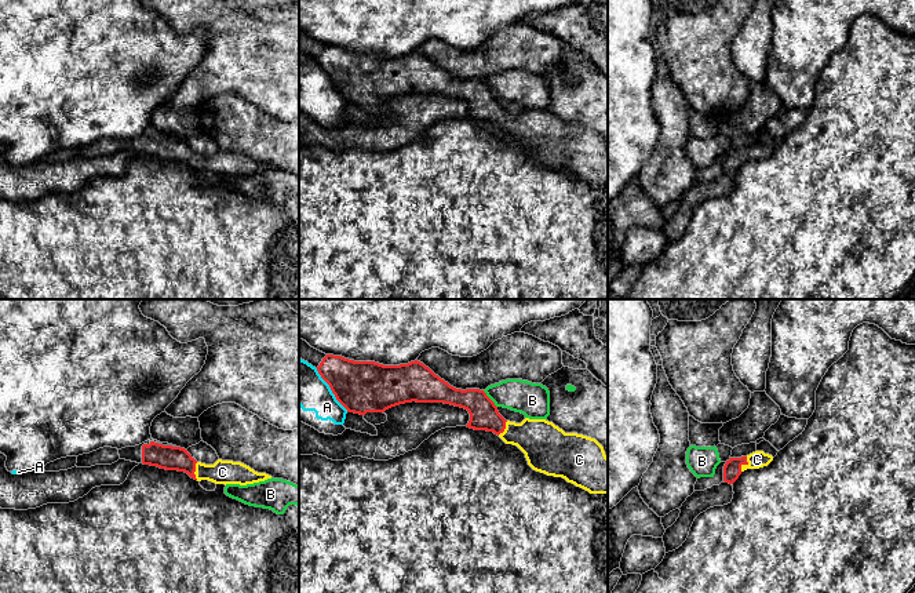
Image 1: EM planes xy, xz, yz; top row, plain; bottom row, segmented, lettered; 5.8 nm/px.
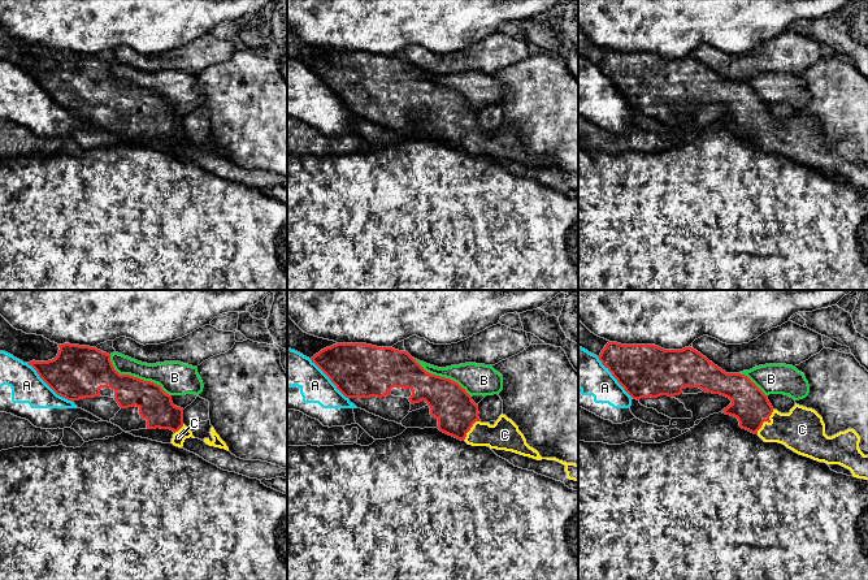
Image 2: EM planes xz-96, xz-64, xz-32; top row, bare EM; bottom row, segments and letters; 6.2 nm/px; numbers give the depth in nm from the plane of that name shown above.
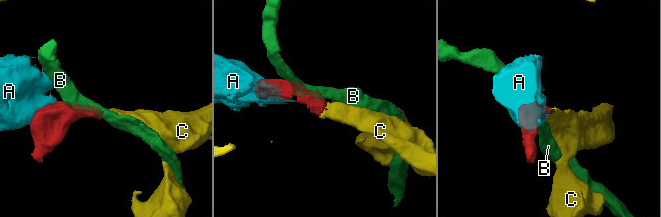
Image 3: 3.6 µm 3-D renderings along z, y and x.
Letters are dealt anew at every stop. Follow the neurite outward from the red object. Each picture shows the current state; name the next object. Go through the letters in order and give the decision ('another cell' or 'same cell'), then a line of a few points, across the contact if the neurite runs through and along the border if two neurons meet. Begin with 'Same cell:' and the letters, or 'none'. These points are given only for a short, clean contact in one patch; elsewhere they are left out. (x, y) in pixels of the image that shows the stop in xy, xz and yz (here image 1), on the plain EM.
Same cell: C
A: another cell
B: another cell
C: same cell; line yz (732, 160), (736, 156), (744, 155), (757, 151)

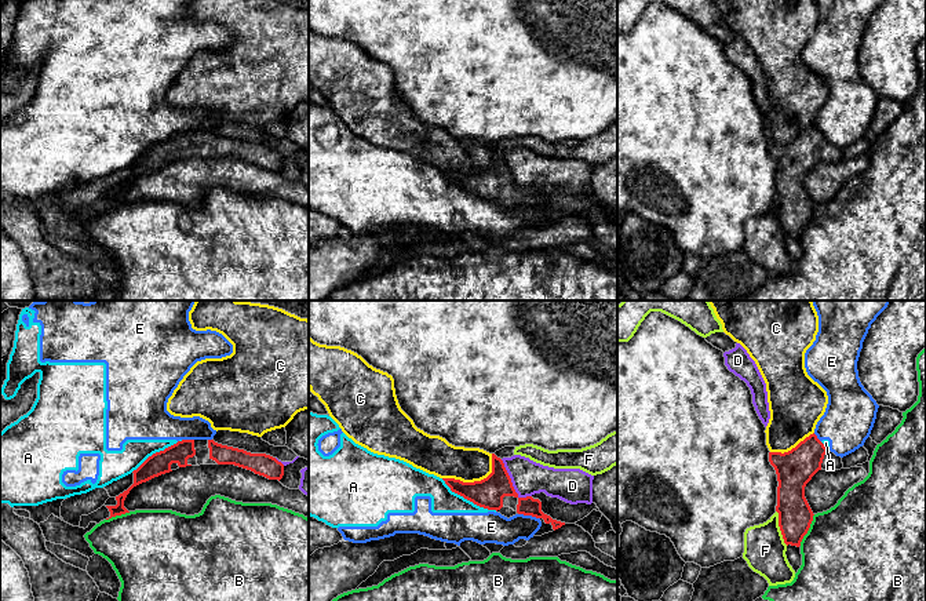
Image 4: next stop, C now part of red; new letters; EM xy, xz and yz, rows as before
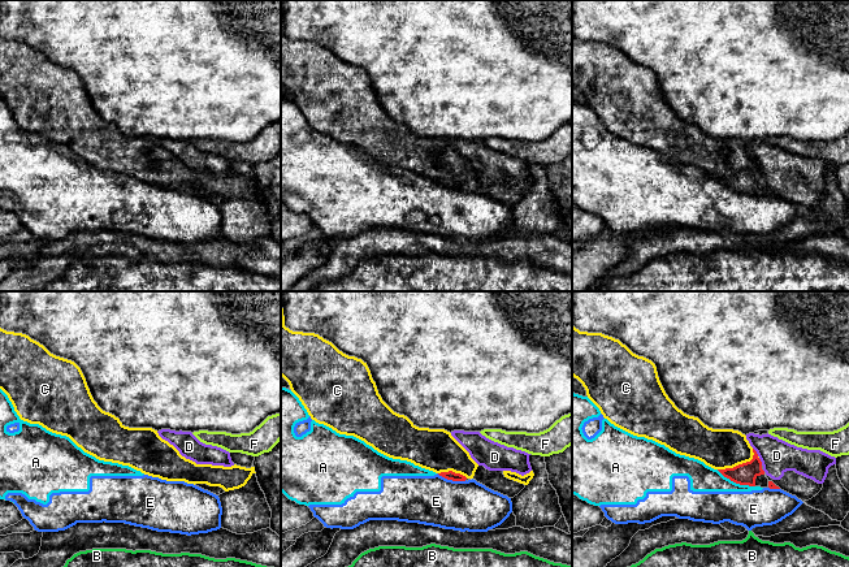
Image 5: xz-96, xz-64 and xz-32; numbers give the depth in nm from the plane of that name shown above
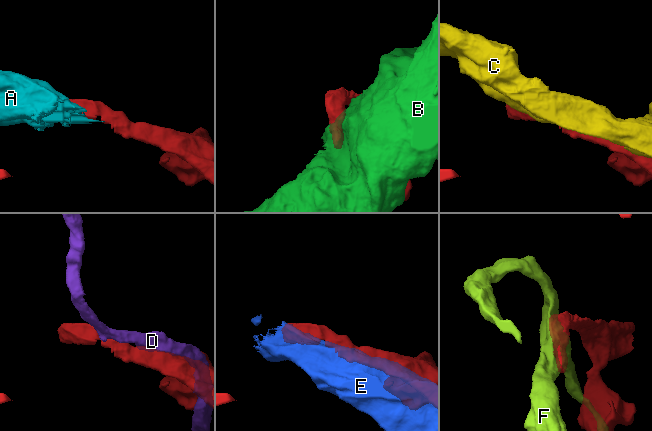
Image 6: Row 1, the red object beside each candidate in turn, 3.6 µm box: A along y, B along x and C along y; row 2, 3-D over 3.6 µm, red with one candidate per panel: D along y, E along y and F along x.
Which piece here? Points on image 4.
Same cell: none
A: another cell
B: another cell
C: another cell
D: another cell
E: another cell
F: another cell

